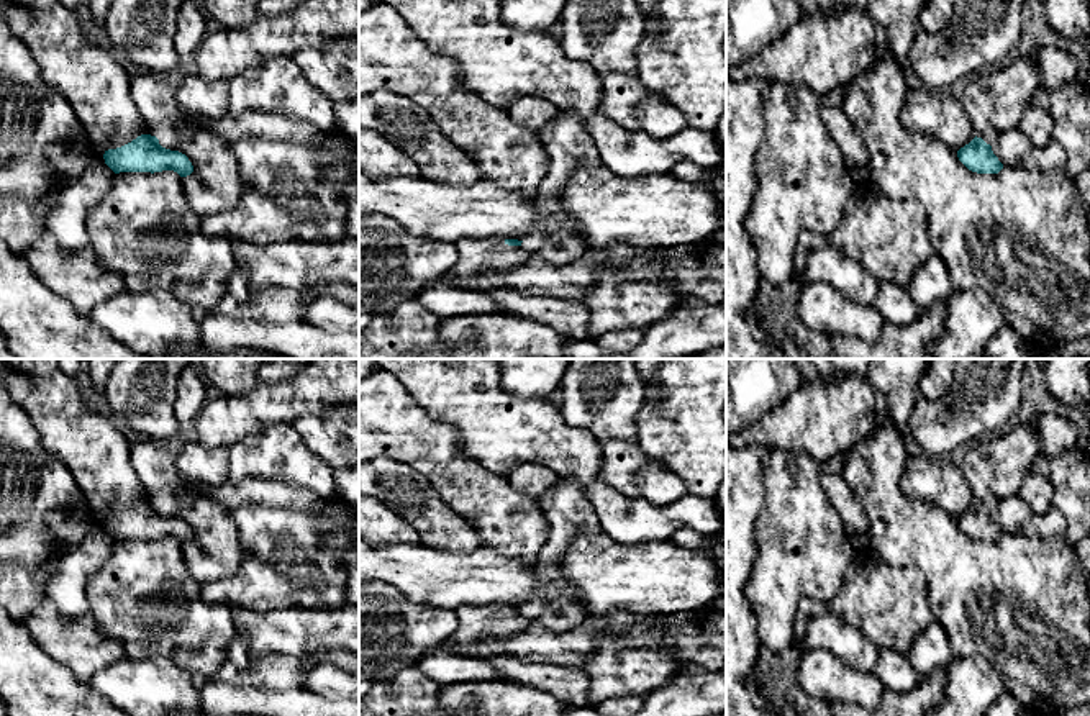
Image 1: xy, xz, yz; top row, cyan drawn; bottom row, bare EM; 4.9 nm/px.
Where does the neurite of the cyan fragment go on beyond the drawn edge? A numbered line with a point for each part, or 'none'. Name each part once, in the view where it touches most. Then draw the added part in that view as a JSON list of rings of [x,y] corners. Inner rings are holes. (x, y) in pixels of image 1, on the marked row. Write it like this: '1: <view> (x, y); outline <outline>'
1: xy (94, 79); outline [[[0,0],[11,29],[26,43],[48,84],[72,106],[98,151],[121,147],[148,133],[148,123],[131,98],[128,64],[110,48],[89,41],[77,13],[61,0]]]

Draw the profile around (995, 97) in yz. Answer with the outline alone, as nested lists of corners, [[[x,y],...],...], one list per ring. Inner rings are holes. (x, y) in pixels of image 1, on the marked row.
[[[1029,49],[967,77],[959,100],[980,138],[987,128],[1000,133],[1018,128],[1023,111],[1041,87],[1036,49]]]

